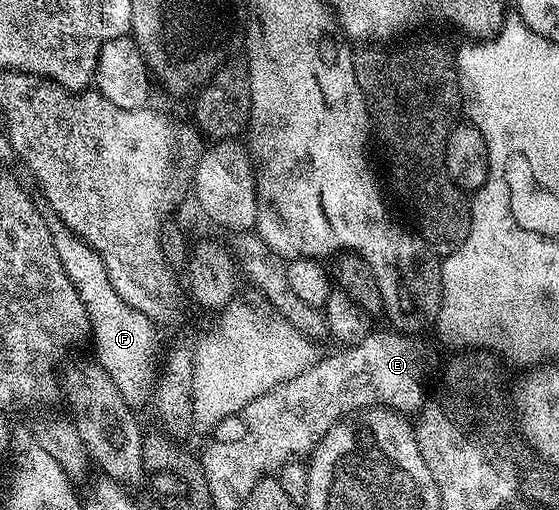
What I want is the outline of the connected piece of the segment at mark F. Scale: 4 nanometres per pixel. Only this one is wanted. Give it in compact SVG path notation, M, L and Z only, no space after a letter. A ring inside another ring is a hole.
M59 219L53 220L51 227L54 247L58 247L58 259L62 259L66 275L70 275L70 281L74 283L91 319L95 360L113 379L128 406L140 409L142 405L148 405L160 371L159 328L148 316L134 311L134 307L114 291L114 283L110 283L110 275L106 273L106 263L92 245Z

